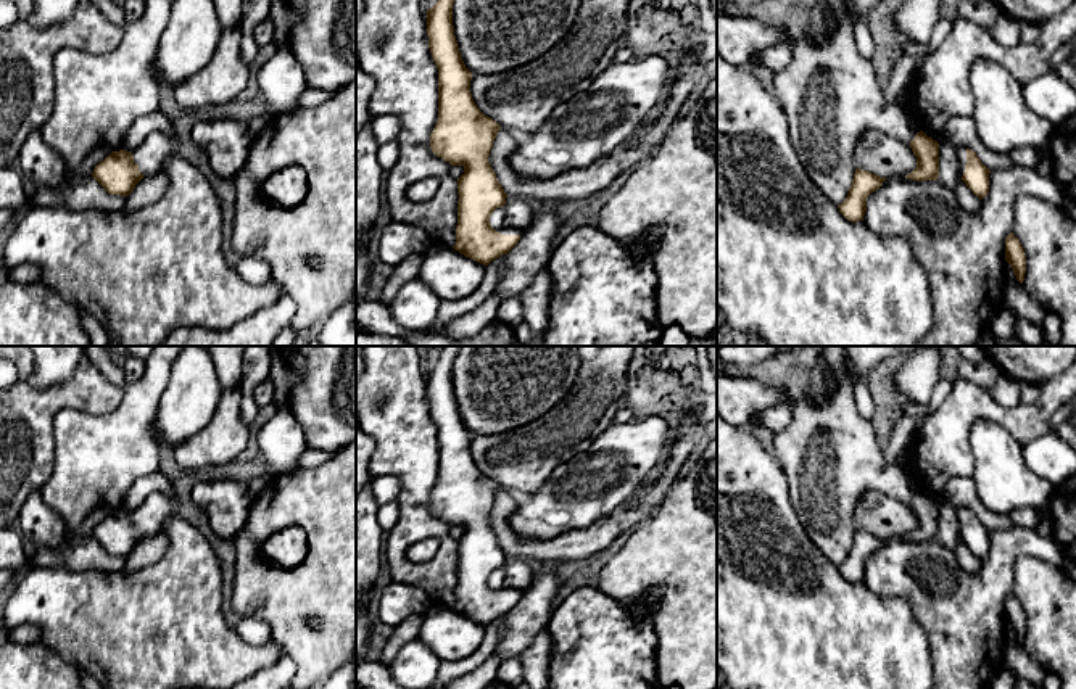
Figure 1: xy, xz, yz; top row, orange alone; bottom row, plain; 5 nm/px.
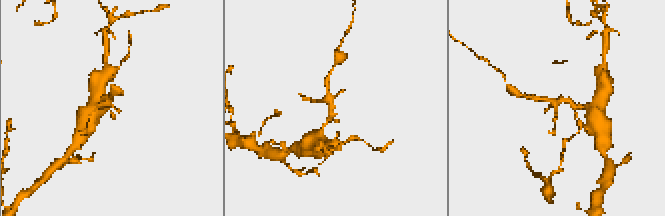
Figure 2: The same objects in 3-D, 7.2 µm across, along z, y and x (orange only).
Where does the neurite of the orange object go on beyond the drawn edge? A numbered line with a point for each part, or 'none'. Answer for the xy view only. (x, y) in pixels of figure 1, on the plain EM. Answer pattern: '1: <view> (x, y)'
1: xy (158, 509)

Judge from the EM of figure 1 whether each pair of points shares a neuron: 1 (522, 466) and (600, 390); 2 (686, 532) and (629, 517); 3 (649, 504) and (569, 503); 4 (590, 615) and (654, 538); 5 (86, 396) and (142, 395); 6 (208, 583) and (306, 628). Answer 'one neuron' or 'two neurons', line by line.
1: one neuron
2: two neurons
3: two neurons
4: two neurons
5: two neurons
6: two neurons

